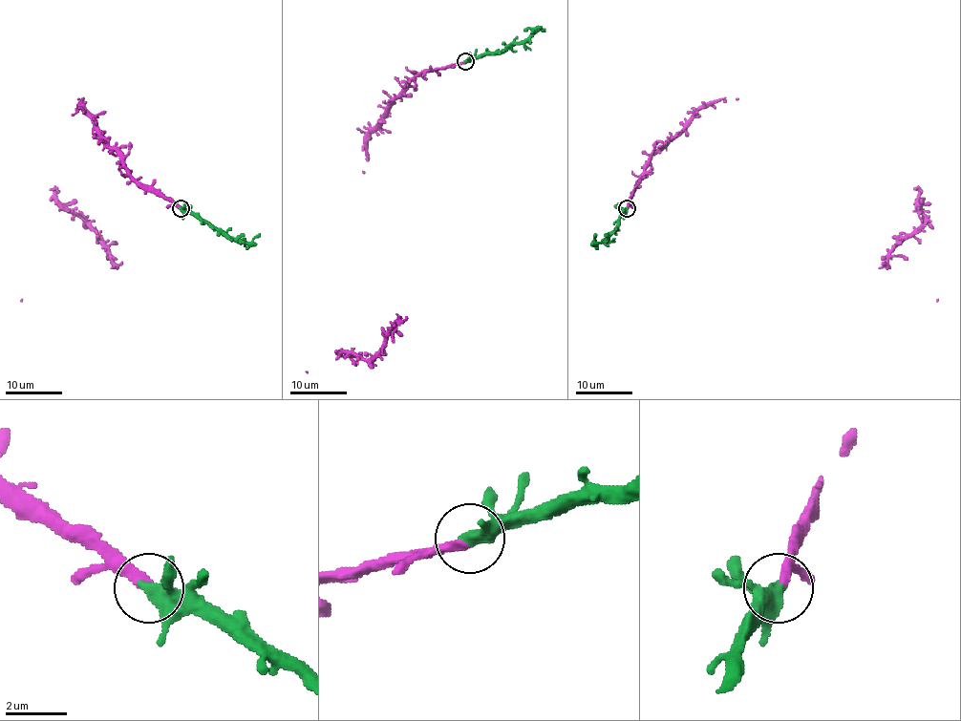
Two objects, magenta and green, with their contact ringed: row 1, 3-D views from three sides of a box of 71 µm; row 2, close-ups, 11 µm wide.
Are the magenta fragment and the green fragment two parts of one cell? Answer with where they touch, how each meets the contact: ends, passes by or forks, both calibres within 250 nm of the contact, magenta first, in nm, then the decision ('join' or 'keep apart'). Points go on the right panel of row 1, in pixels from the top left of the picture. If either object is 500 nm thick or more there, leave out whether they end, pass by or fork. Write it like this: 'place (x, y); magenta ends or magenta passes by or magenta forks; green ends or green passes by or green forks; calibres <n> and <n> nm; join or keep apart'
place (627, 208); magenta ends; green passes by; calibres 340 and 360 nm; join

